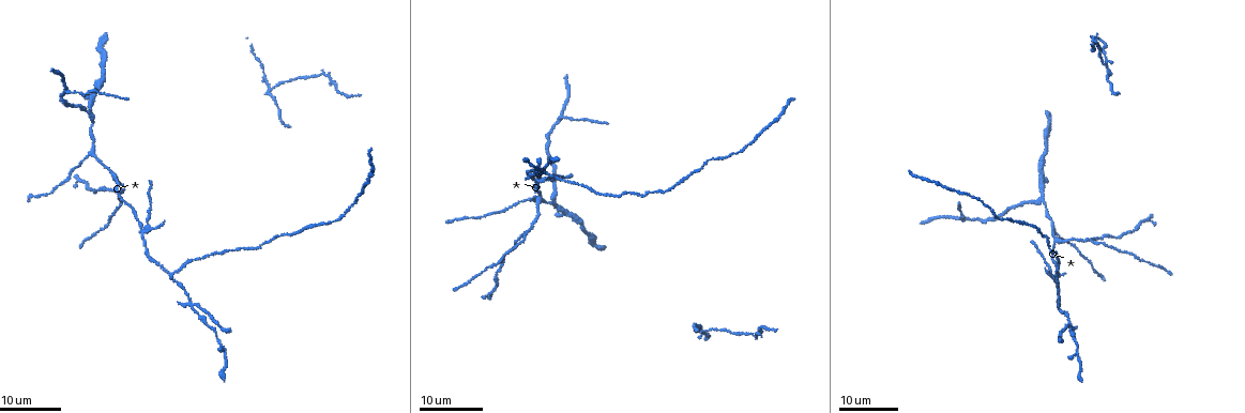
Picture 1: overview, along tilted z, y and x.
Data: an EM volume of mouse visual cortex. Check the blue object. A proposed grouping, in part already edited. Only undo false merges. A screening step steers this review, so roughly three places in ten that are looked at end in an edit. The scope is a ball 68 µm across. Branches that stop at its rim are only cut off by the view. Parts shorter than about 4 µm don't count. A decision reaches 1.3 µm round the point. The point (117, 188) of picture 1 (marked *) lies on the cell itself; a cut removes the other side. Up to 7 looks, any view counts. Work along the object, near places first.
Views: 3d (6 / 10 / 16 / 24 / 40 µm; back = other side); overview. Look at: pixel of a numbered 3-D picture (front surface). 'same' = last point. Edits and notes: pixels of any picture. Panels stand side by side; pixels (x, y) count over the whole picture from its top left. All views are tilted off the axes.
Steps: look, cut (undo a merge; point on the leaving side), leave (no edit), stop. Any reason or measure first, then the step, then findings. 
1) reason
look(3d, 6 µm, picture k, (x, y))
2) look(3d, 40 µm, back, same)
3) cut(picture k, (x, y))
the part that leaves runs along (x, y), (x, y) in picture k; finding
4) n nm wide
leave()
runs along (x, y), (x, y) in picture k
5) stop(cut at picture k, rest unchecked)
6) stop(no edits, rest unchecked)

three-way junction
look(3d, 24 µm, picture 1, (1061, 242))

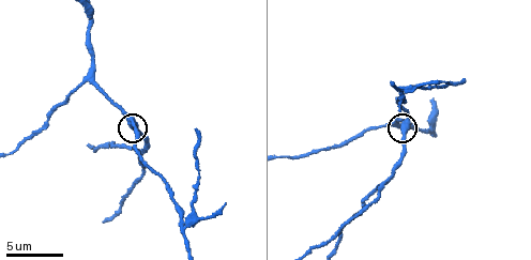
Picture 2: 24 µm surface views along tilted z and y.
closer look
look(3d, 10 µm, picture 2, (405, 126))

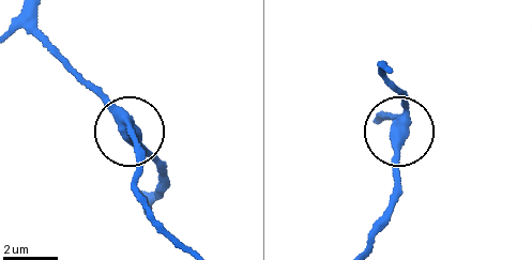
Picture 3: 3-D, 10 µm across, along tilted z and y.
3 arms
leave()
continuous, no second cell

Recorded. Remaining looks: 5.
branch point
look(3d, 10 µm, picture 2, (388, 125))

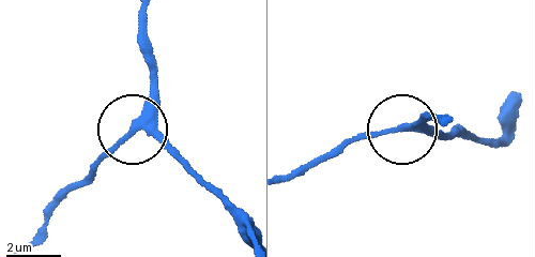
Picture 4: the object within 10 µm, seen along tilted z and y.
from behind
look(3d, 10 µm, back, picture 4, (403, 128))

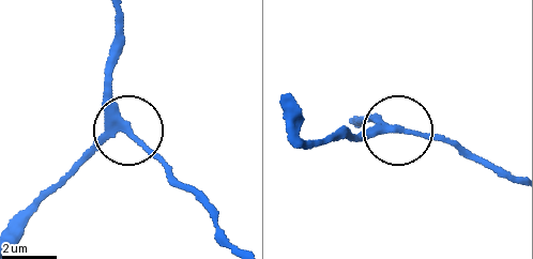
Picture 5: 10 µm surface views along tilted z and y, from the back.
230 nm wide
leave()
continuous, no second cell

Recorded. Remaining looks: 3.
three arms meet
look(3d, 16 µm, picture 2, (435, 122))

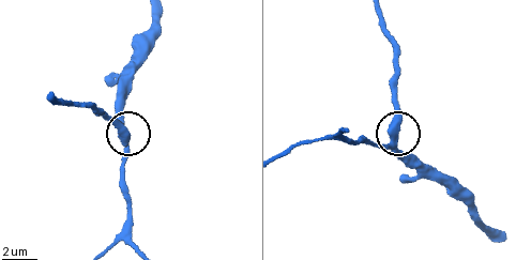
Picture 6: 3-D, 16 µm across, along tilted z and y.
look(3d, 16 µm, back, picture 6, (394, 132))

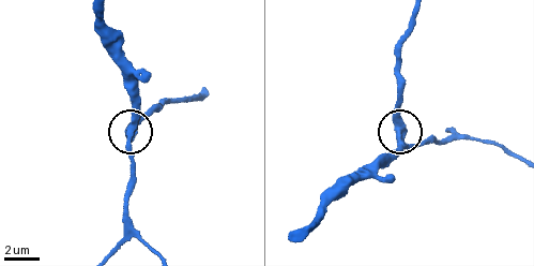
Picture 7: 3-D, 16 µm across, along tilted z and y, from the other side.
420 nm wide
leave()
one cell here

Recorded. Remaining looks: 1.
three-way junction
look(3d, 10 µm, picture 2, (384, 182))

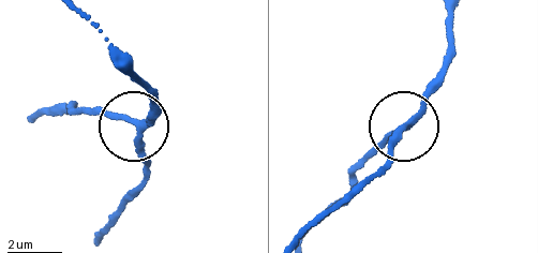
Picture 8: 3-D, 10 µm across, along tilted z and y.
leave()
runs along (131, 68), (158, 102), (144, 122), (87, 108) in picture 8; all the same cell

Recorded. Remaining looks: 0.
stop(no edits, rest unchecked)

